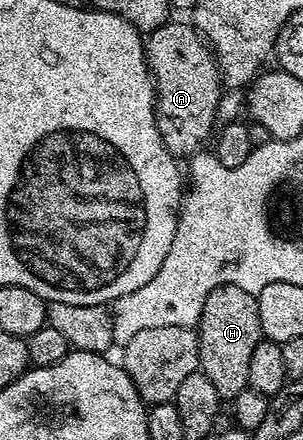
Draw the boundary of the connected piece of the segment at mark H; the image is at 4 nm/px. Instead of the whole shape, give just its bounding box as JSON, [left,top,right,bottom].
[197,285,264,403]

